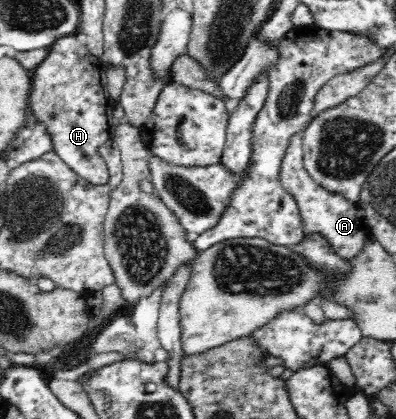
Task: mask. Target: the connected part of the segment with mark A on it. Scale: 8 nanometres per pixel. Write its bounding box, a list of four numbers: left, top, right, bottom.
[280,130,370,261]

